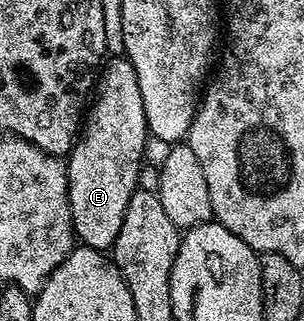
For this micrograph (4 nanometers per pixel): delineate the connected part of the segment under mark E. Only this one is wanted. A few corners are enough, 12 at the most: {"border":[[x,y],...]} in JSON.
{"border":[[107,59],[66,164],[79,245],[113,249],[140,188],[144,102]]}

